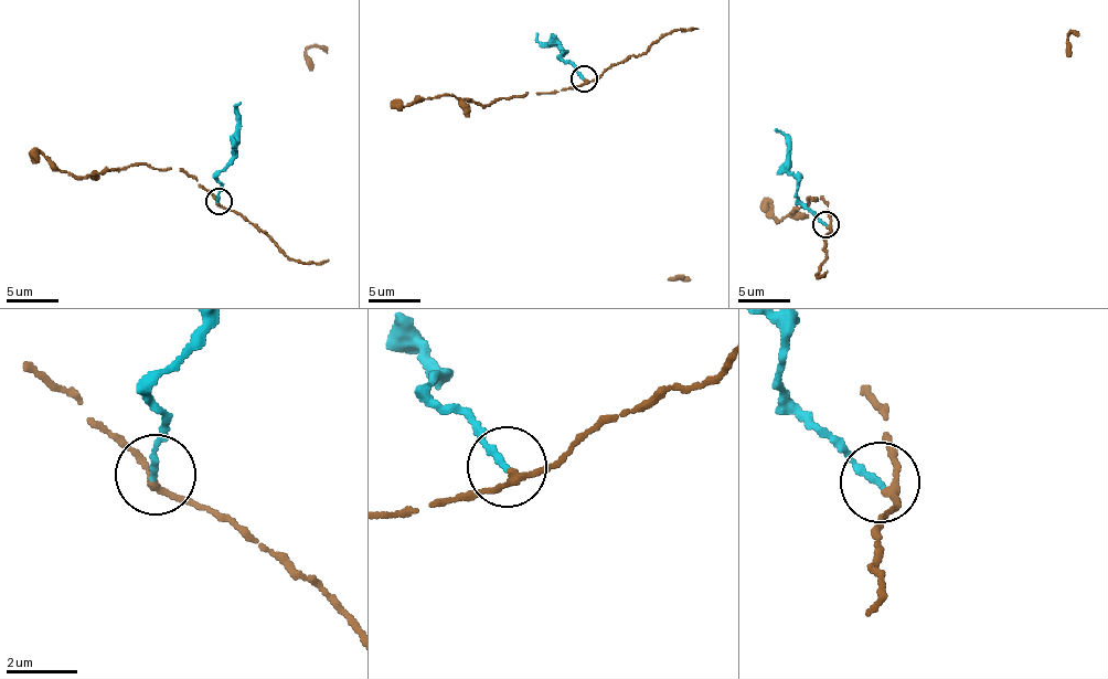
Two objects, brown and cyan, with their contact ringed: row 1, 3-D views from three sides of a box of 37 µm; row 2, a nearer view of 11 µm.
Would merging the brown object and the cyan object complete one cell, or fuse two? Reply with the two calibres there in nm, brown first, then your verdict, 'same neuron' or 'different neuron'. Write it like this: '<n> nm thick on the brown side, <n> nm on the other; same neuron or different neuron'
170 nm thick on the brown side, 190 nm on the other; different neuron

